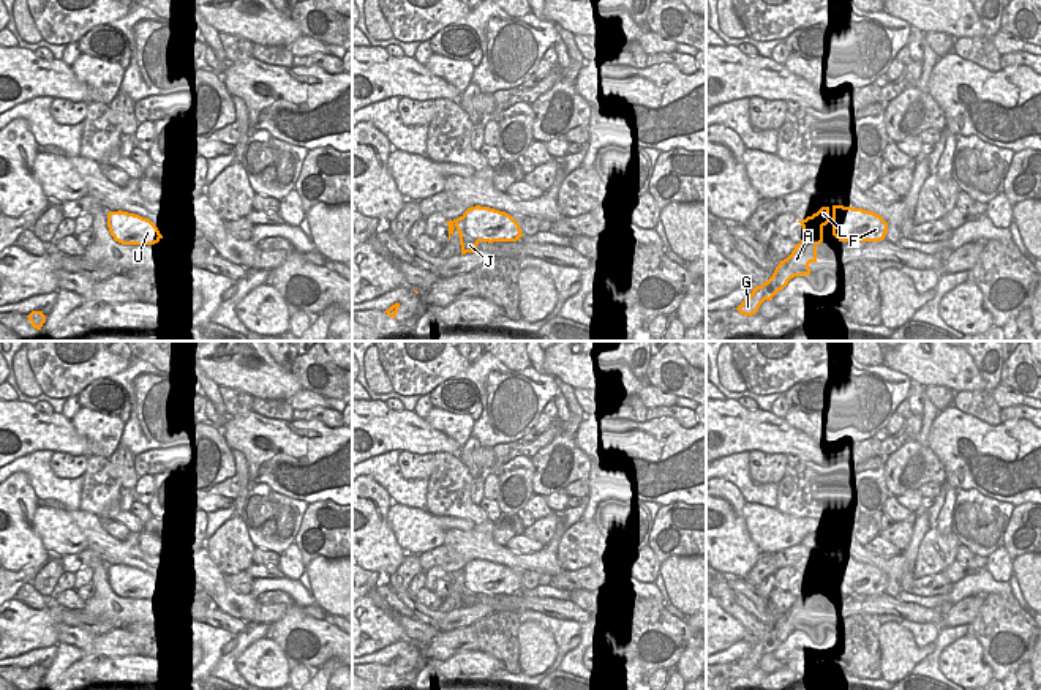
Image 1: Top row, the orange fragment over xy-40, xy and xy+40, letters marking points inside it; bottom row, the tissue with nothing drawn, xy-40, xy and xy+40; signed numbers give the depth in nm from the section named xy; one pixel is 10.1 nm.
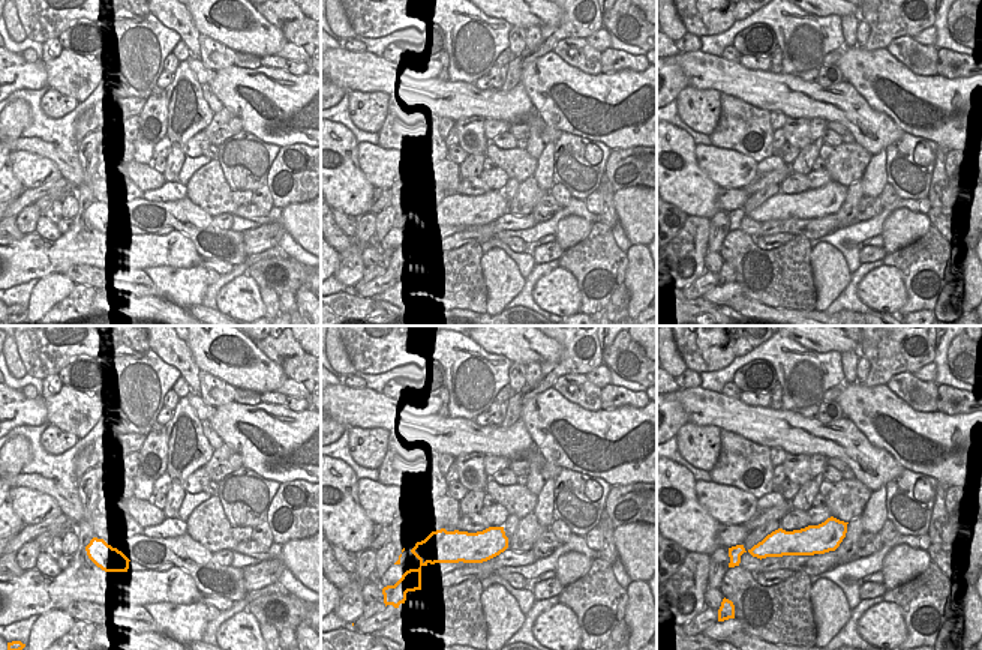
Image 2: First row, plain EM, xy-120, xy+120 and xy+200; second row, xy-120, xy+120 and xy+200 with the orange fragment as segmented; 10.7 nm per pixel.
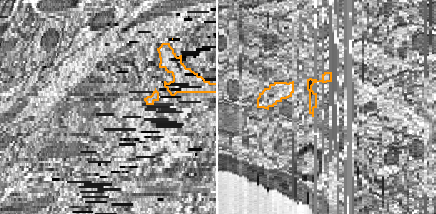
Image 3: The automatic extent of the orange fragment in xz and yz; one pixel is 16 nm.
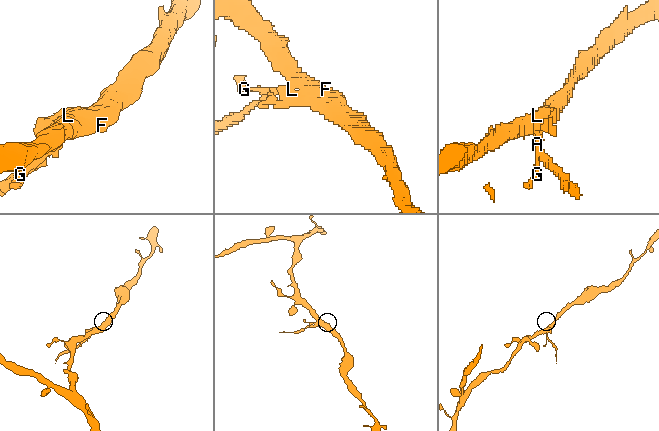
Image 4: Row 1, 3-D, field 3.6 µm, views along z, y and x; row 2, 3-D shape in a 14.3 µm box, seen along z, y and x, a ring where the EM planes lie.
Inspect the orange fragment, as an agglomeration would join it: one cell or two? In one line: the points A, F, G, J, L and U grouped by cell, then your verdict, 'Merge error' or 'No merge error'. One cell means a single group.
Groups: A G / F J L U. Merge error.

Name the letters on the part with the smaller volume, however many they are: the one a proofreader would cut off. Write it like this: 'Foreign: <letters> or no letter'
Foreign: A, G

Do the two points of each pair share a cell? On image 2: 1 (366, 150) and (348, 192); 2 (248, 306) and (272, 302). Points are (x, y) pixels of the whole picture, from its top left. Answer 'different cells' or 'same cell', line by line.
1: different cells
2: different cells

